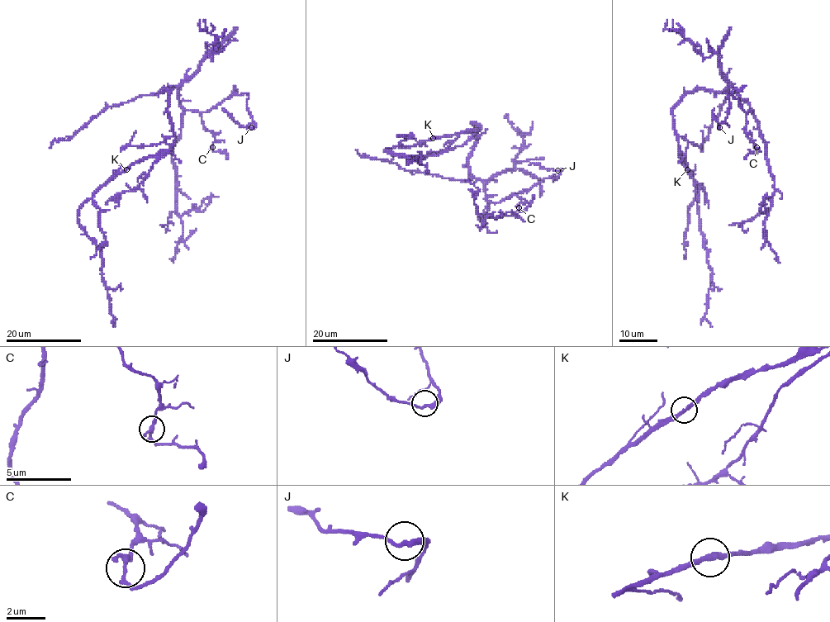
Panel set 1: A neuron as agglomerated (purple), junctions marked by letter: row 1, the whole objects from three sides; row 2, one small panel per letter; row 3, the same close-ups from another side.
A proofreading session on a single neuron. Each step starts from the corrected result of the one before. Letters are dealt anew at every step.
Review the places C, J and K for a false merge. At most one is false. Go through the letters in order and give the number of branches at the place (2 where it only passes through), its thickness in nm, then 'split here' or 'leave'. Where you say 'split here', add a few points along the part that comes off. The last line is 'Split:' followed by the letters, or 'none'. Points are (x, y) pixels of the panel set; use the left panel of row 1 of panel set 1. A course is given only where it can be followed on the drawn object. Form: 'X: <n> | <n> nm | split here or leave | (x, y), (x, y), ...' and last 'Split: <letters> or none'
C: 2 | 240 nm | leave
J: 2 | 240 nm | leave
K: 2 | 240 nm | leave
Split: none

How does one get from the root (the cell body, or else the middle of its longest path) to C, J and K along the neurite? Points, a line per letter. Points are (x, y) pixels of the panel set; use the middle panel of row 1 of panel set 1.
C: (476, 124), (469, 173), (485, 182), (485, 196), (491, 203), (516, 194), (520, 198), (519, 207)
J: (476, 124), (468, 170), (485, 182), (491, 203), (547, 178), (553, 181), (557, 170)
K: (476, 124), (481, 128), (432, 138)

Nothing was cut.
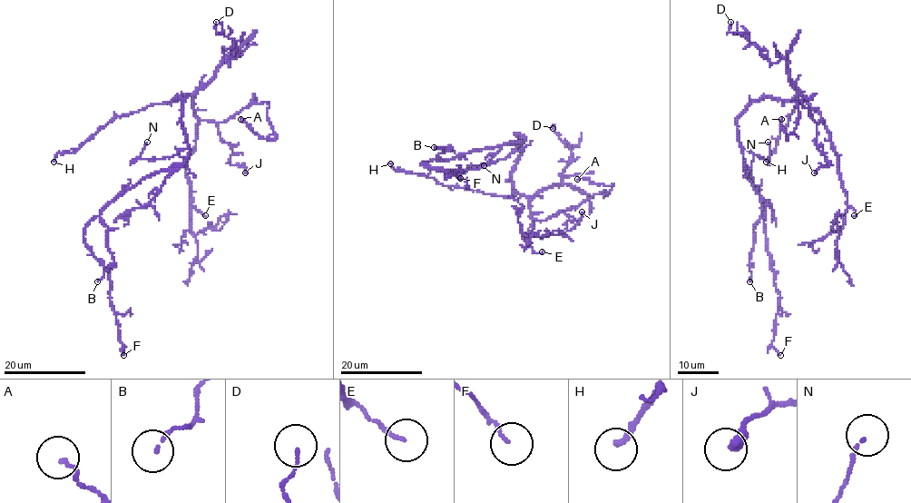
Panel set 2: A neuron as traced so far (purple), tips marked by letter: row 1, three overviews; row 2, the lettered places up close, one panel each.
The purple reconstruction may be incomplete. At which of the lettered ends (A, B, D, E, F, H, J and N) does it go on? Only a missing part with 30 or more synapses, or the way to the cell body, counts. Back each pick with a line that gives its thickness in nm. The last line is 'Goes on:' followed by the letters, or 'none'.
Goes on: none

